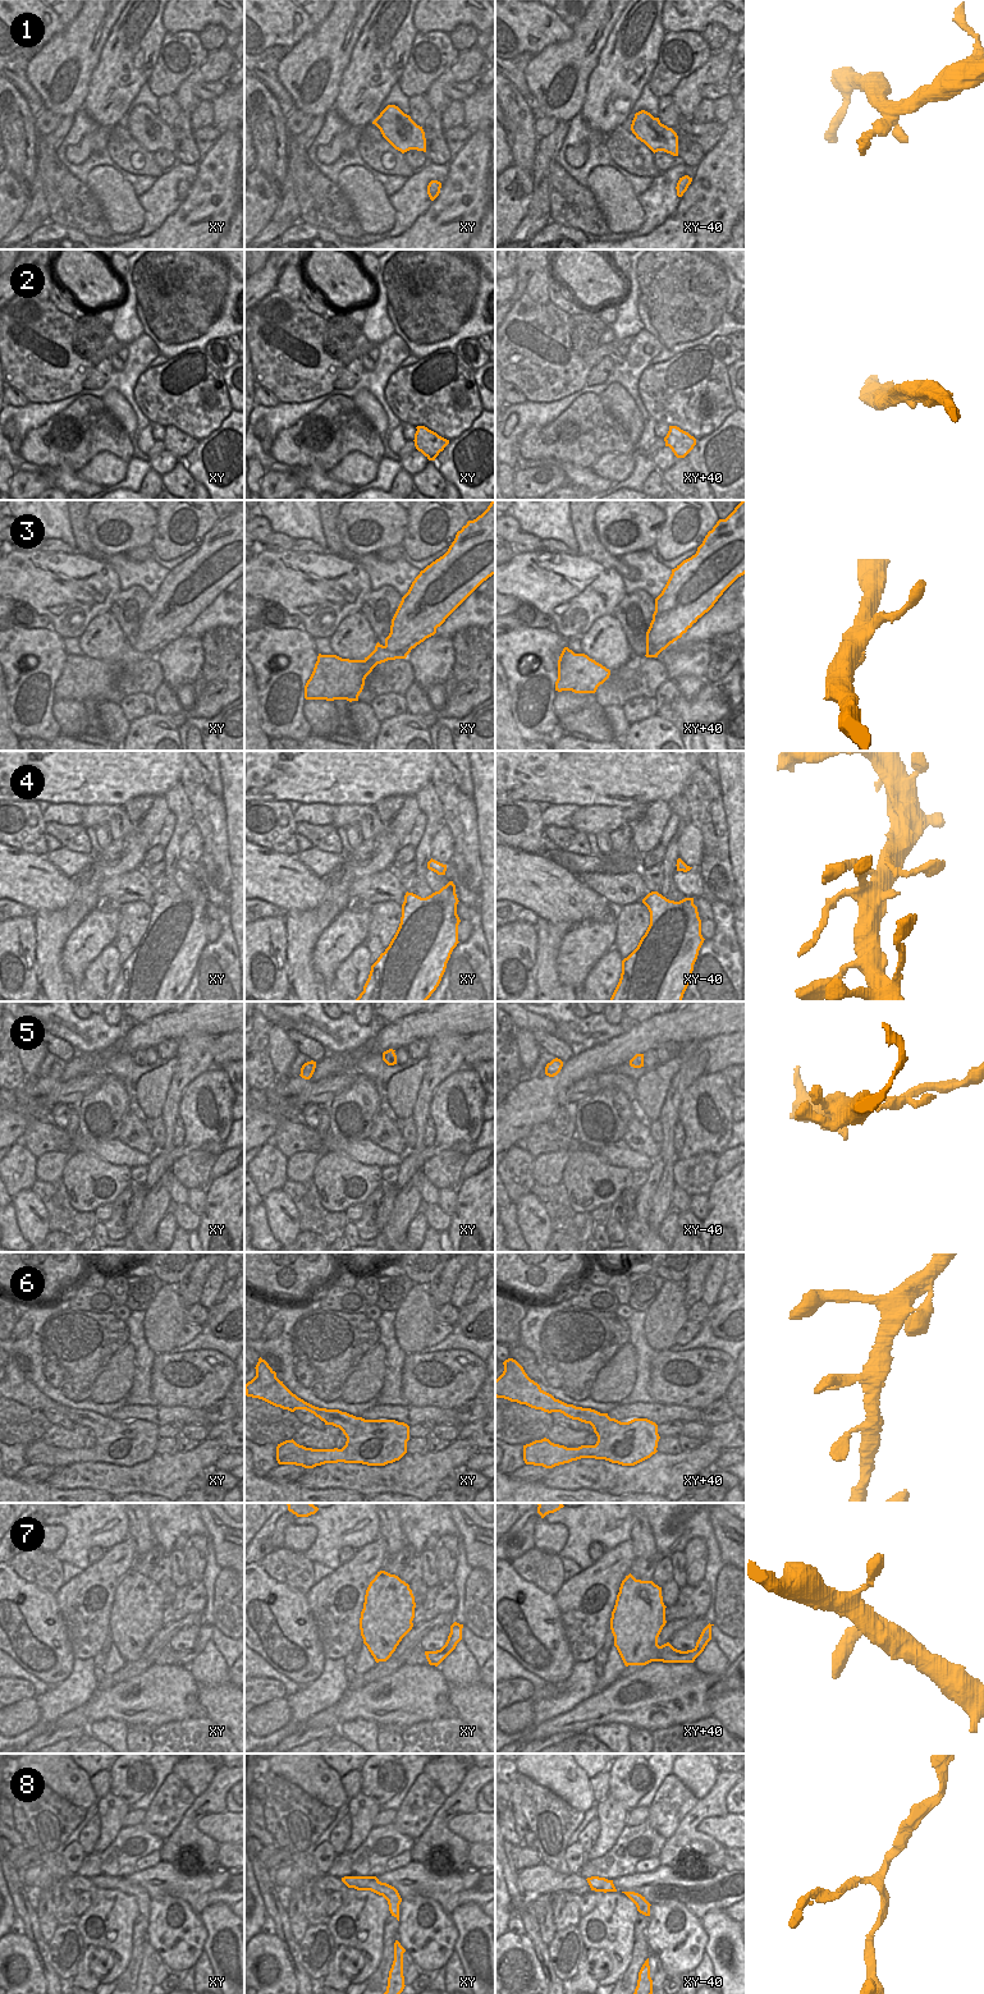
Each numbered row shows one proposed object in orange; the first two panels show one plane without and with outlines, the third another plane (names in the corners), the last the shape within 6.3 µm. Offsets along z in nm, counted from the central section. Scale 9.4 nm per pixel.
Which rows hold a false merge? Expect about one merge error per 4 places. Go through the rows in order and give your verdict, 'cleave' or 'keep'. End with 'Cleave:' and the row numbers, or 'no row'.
1: keep
2: keep
3: keep
4: keep
5: keep
6: keep
7: keep
8: keep
Cleave: no row

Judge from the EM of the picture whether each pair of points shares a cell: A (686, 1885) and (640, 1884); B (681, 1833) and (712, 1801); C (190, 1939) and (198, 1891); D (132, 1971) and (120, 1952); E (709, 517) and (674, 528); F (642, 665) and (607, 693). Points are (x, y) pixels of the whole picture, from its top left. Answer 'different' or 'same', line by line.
A: same
B: same
C: different
D: different
E: same
F: same

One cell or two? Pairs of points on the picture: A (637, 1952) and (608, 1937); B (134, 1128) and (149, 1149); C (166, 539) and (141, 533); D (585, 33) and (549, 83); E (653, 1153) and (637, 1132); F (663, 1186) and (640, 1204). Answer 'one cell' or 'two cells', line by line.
A: two cells
B: one cell
C: two cells
D: one cell
E: one cell
F: two cells

